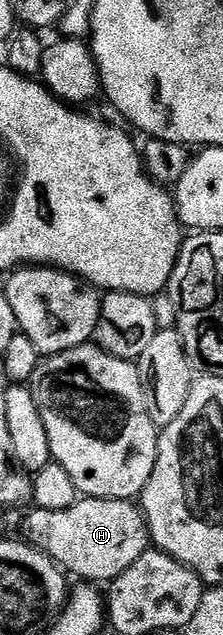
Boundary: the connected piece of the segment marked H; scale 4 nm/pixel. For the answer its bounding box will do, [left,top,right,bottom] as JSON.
[25,496,151,584]

